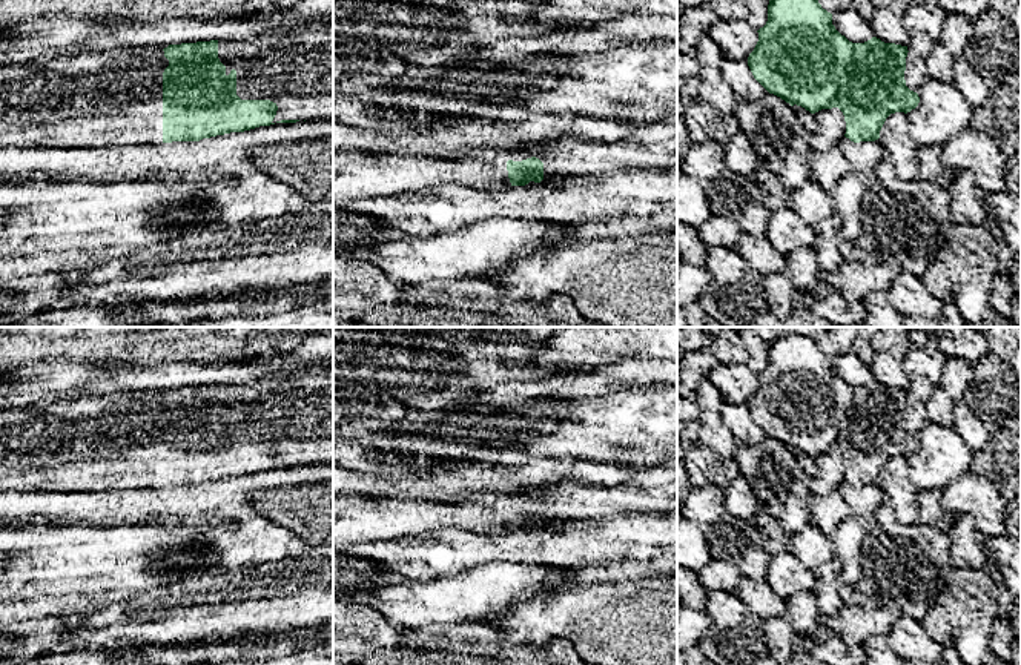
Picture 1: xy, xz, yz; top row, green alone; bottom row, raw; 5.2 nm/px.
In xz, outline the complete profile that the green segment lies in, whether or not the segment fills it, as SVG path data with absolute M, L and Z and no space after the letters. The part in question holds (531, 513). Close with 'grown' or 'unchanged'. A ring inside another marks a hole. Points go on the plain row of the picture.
M335 495L333 496L333 550L353 544L373 544L393 541L404 536L433 531L444 527L465 528L482 534L507 533L510 530L525 530L530 525L544 524L544 507L536 502L522 505L442 505L405 496L370 498L365 495Z; grown

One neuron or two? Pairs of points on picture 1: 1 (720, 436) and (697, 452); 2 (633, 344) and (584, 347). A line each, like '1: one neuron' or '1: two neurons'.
1: one neuron
2: one neuron

